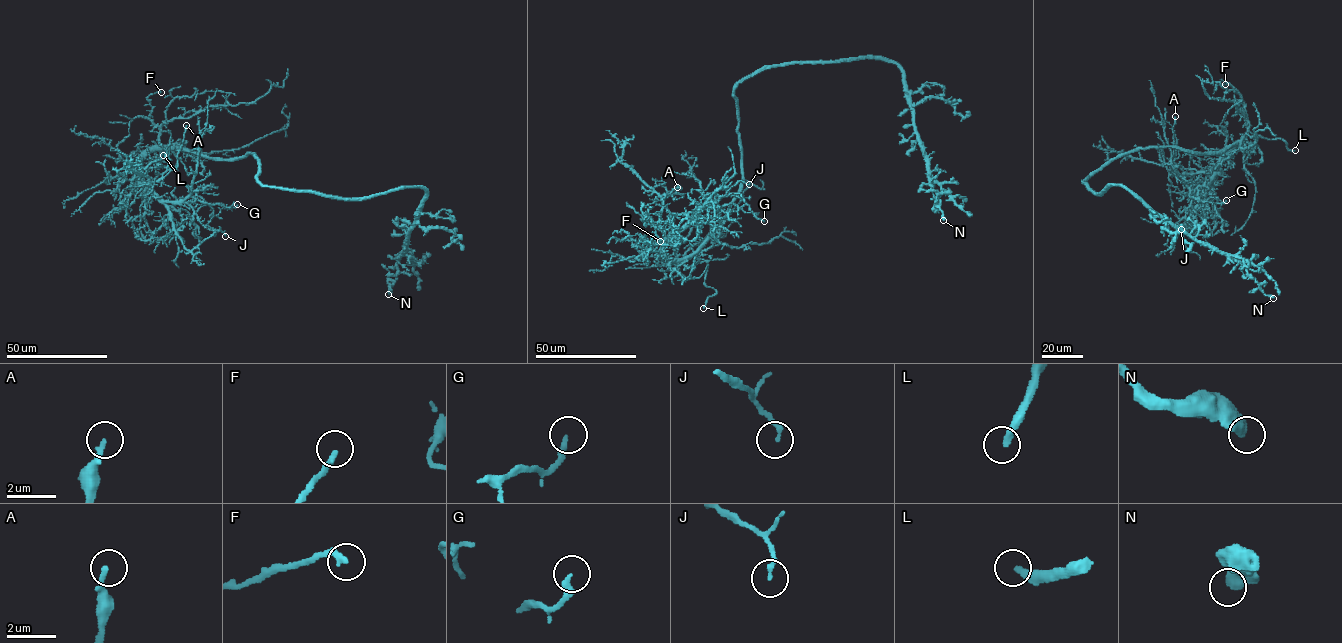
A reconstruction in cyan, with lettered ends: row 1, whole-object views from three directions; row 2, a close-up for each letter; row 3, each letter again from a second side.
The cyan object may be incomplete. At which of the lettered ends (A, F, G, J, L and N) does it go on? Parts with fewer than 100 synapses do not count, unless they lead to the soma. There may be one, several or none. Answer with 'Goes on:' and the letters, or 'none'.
Goes on: L

